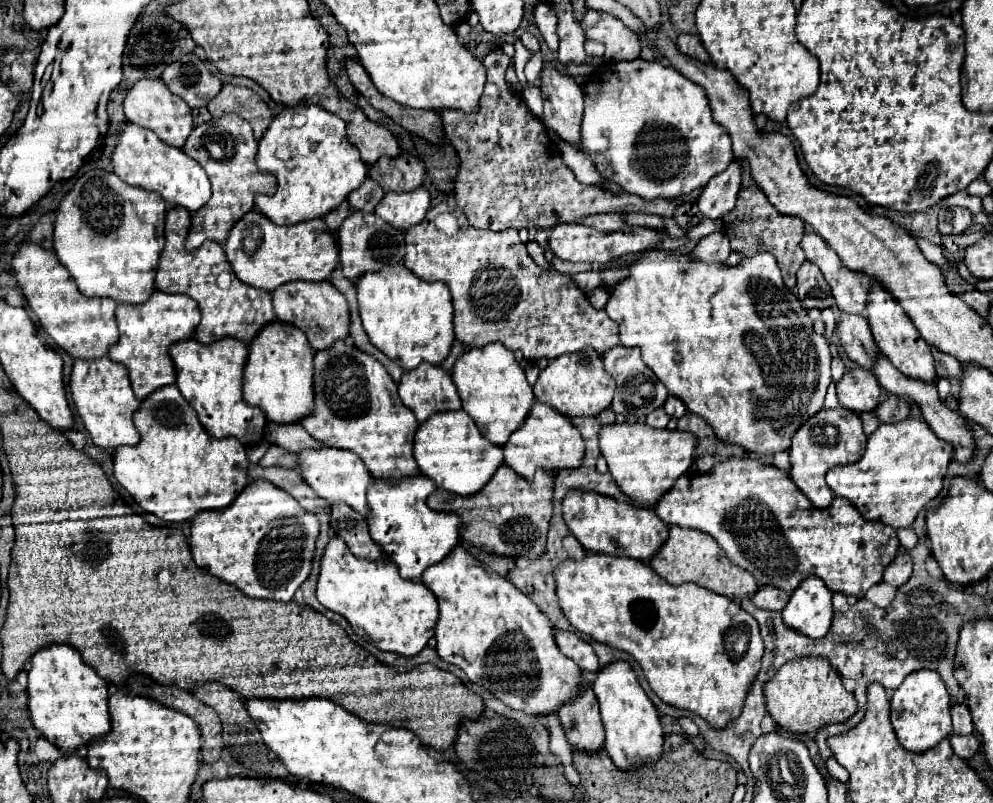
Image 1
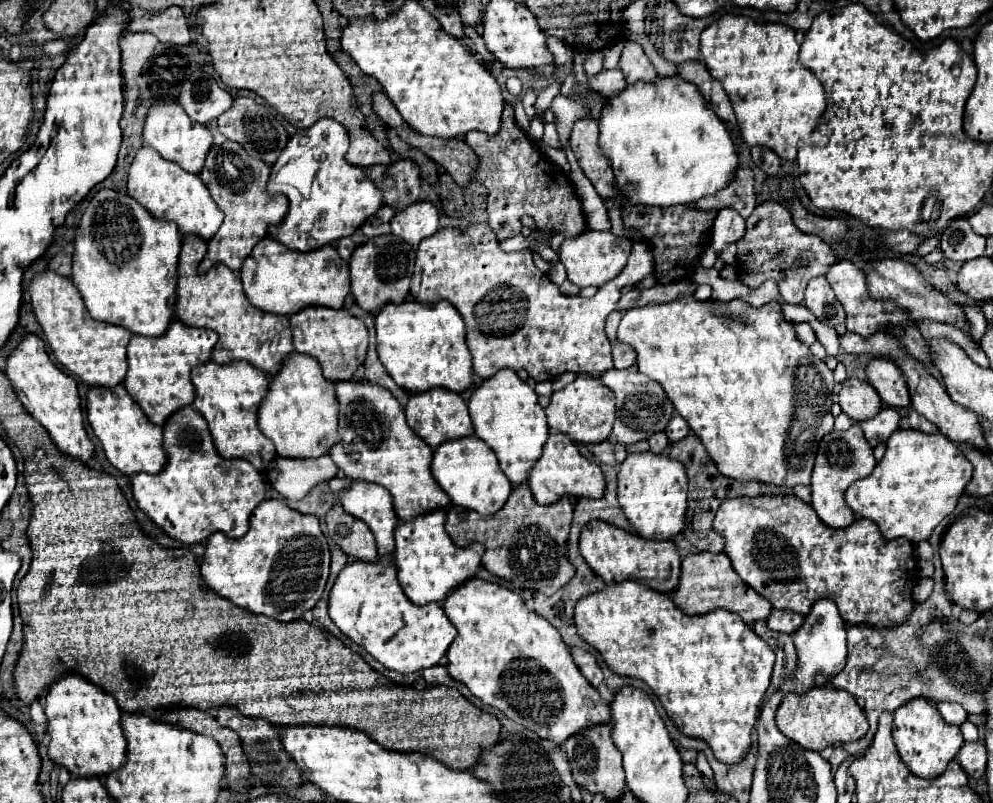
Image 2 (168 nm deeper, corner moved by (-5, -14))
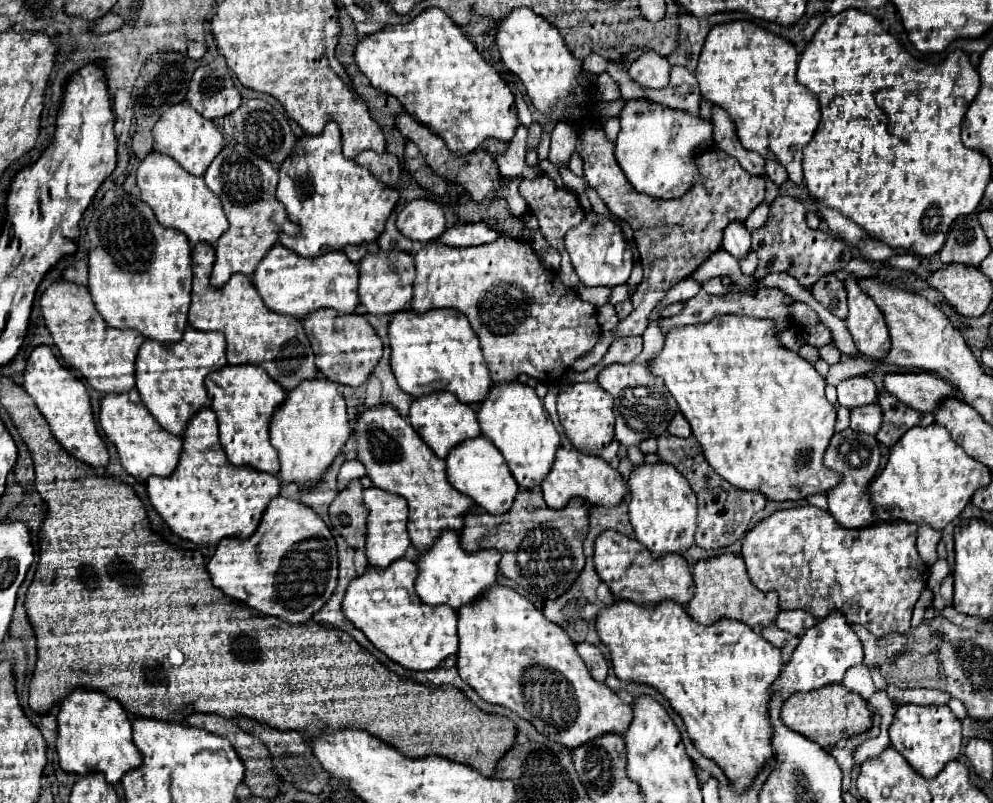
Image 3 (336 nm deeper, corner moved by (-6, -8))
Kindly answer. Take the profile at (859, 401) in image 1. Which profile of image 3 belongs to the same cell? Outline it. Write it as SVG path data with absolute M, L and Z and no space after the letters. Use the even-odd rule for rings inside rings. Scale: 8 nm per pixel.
M850 377L838 383L838 403L852 409L860 405L870 405L876 401L876 385L868 377Z

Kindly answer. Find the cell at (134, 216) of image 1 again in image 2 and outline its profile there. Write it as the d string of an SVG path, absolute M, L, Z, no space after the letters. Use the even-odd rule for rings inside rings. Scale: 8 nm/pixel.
M99 189L75 229L75 251L71 281L81 291L89 315L97 321L121 325L137 335L157 337L163 335L175 319L175 283L177 283L177 257L181 251L181 235L175 223L157 219L145 211L135 199L123 191Z

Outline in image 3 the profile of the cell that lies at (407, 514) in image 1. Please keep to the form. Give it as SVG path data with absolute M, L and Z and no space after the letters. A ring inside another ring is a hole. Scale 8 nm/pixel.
M444 531L434 545L418 557L418 579L416 579L416 593L426 605L448 605L452 609L460 609L478 601L486 589L496 583L498 577L498 561L502 553L496 549L484 549L476 553L466 553L454 531Z

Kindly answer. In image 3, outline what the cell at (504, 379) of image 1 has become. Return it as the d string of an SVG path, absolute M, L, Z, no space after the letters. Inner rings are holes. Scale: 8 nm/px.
M518 381L492 385L490 395L480 405L478 423L482 427L482 435L490 439L504 455L518 485L522 489L538 489L546 479L546 473L550 473L550 465L554 463L560 447L560 433L556 431L536 391Z

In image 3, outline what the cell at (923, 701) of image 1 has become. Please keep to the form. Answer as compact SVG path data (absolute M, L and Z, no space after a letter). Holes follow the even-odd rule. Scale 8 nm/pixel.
M900 705L896 707L888 733L890 747L894 747L910 763L910 767L926 779L936 777L948 761L958 759L962 747L962 725L948 709L948 705Z

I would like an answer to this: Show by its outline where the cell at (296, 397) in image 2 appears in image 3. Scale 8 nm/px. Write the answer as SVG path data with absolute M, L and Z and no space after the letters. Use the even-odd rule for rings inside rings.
M322 377L302 381L296 389L288 391L286 401L278 407L270 423L270 441L280 457L282 483L294 483L300 491L316 487L324 479L332 461L342 453L348 437L350 423L346 417L344 397L338 393L338 385Z

